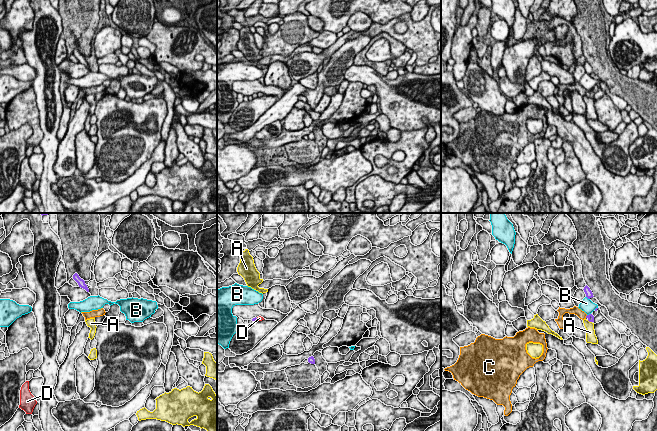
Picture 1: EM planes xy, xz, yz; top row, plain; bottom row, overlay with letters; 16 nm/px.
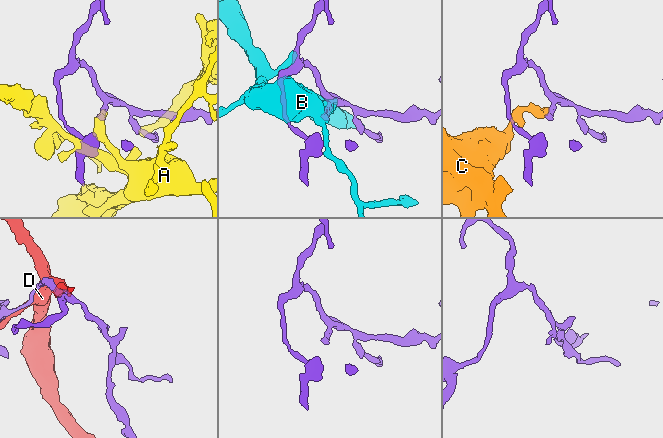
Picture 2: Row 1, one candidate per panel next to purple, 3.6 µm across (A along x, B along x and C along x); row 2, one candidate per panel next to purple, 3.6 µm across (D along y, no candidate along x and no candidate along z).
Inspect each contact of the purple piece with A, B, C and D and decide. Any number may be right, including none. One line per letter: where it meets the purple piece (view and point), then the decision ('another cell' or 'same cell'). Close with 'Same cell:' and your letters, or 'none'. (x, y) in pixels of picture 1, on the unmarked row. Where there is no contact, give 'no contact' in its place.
A: meets purple in yz at (589, 97); another cell
B: meets purple in yz at (588, 74); another cell
C: meets purple in yz at (586, 92); another cell
D: meets purple in xz at (257, 95); another cell
Same cell: none

